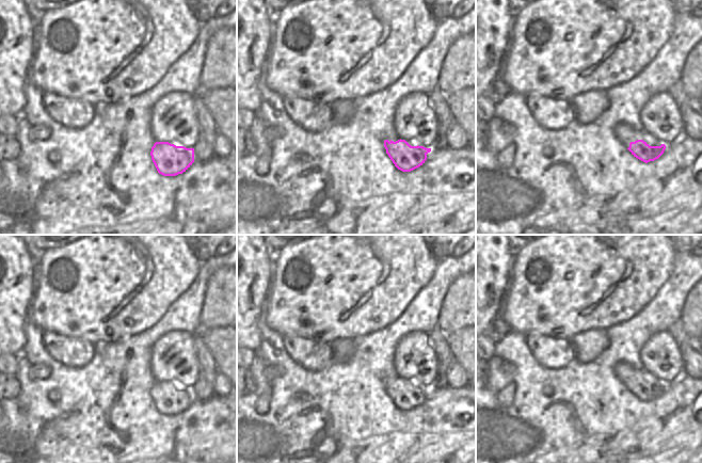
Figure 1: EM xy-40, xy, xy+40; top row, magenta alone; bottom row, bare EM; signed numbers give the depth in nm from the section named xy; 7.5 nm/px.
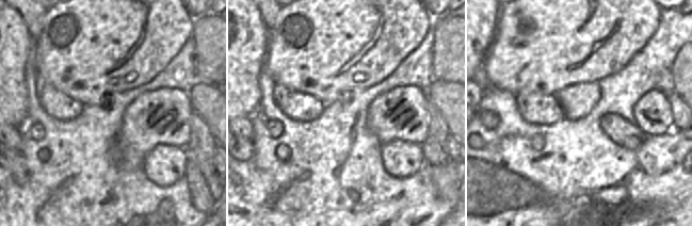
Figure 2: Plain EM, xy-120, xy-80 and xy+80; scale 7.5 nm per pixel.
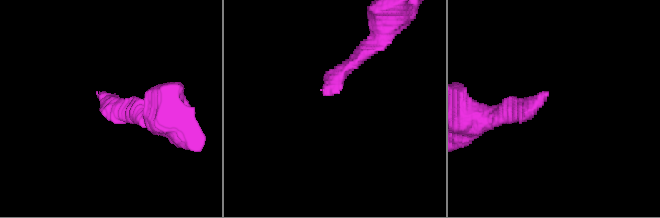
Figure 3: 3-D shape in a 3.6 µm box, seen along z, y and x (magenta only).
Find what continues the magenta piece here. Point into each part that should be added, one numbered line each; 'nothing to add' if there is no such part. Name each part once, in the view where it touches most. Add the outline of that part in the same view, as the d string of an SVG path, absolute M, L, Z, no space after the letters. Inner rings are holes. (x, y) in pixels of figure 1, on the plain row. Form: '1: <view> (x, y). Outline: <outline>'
1: xy+40 (625, 372). Outline: M620 362L615 365L615 373L619 381L625 385L626 387L629 386L631 381L635 381L637 379L643 379L650 385L660 385L664 383L650 372L641 369L637 369L631 364L626 362Z

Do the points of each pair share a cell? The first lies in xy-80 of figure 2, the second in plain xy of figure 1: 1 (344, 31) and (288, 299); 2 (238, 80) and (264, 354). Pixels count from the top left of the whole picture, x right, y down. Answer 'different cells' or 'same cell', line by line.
1: same cell
2: different cells

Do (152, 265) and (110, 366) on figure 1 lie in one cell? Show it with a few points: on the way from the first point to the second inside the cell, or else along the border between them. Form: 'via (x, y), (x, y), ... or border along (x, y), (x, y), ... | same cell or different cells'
border along (147, 330), (123, 335), (113, 341), (98, 342) | different cells

